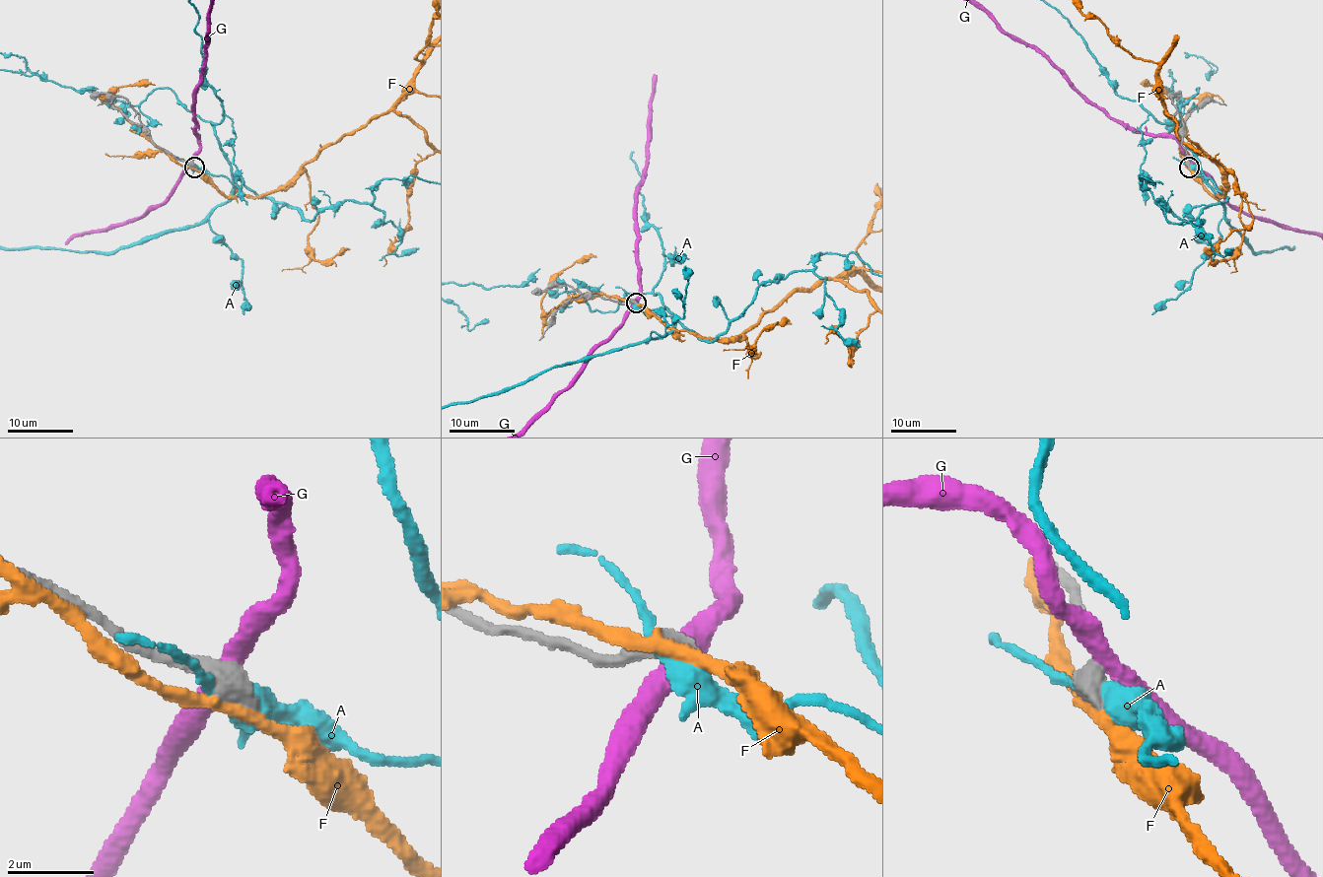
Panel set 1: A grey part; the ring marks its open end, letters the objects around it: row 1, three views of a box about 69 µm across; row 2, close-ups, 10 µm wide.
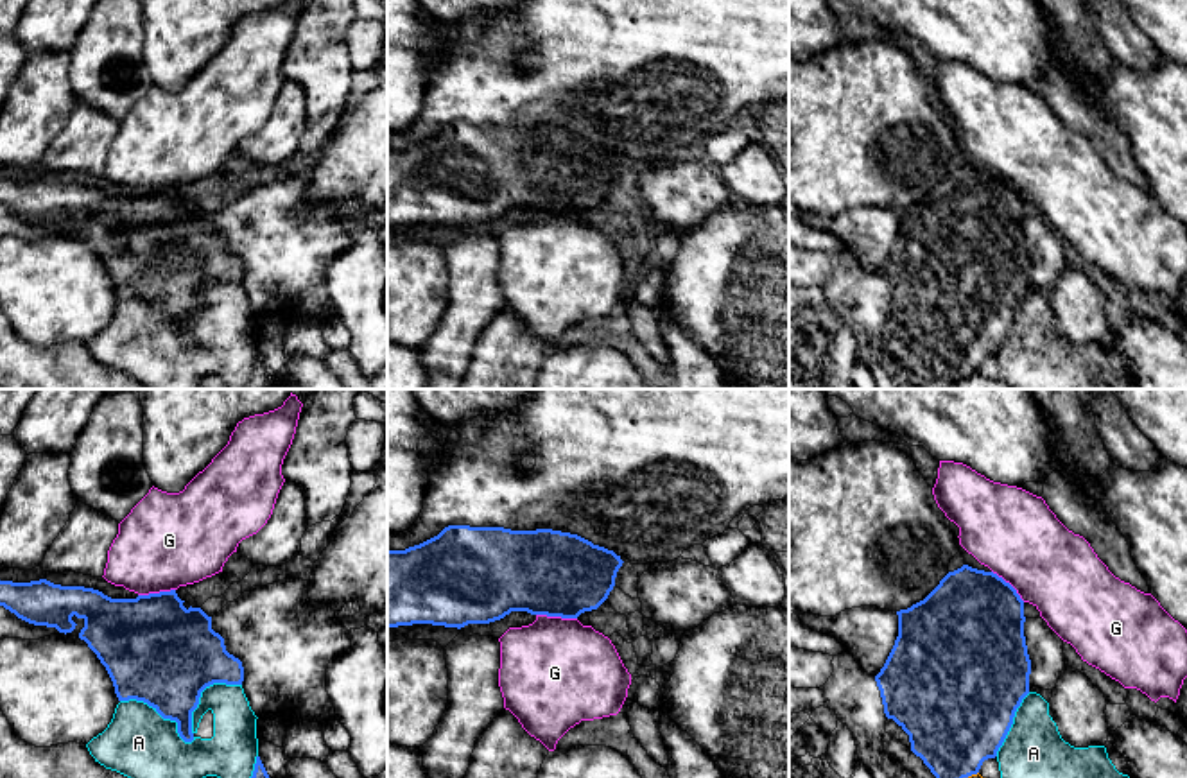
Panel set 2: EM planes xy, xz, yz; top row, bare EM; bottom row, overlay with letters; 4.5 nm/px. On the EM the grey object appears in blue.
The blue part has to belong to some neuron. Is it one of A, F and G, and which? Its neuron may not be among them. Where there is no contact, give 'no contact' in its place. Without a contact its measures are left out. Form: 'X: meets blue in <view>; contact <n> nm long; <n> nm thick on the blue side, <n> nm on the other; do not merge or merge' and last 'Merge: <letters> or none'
A: meets blue in xy; contact 380 nm long; 420 nm thick on the blue side, 320 nm on the other; do not merge
F: meets blue in yz; contact 190 nm long; 420 nm thick on the blue side, 130 nm on the other; do not merge
G: meets blue in xz; contact 190 nm long; 380 nm thick on the blue side, 480 nm on the other; do not merge
Merge: none

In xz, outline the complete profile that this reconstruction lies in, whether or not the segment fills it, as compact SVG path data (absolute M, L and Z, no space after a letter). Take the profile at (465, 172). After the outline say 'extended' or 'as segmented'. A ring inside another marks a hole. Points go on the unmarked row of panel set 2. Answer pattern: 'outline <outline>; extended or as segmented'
outline M448 124L405 149L387 149L387 228L412 222L464 226L511 210L577 217L597 208L615 185L620 154L561 129Z; as segmented

